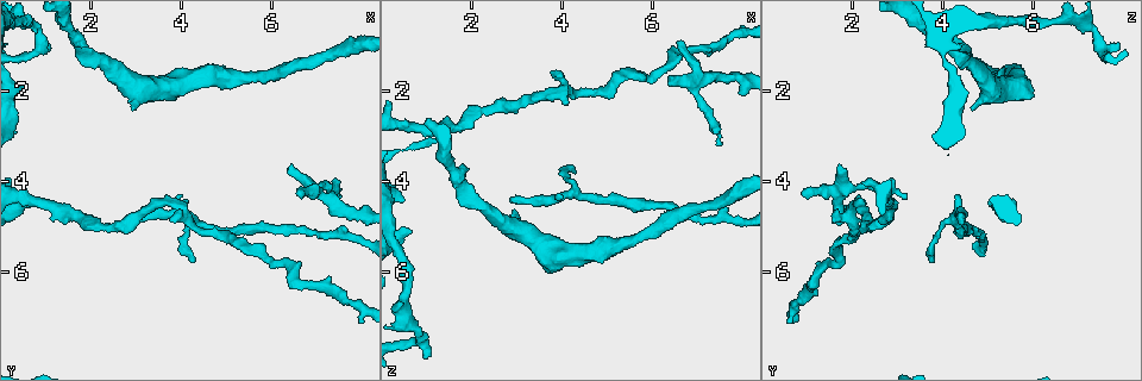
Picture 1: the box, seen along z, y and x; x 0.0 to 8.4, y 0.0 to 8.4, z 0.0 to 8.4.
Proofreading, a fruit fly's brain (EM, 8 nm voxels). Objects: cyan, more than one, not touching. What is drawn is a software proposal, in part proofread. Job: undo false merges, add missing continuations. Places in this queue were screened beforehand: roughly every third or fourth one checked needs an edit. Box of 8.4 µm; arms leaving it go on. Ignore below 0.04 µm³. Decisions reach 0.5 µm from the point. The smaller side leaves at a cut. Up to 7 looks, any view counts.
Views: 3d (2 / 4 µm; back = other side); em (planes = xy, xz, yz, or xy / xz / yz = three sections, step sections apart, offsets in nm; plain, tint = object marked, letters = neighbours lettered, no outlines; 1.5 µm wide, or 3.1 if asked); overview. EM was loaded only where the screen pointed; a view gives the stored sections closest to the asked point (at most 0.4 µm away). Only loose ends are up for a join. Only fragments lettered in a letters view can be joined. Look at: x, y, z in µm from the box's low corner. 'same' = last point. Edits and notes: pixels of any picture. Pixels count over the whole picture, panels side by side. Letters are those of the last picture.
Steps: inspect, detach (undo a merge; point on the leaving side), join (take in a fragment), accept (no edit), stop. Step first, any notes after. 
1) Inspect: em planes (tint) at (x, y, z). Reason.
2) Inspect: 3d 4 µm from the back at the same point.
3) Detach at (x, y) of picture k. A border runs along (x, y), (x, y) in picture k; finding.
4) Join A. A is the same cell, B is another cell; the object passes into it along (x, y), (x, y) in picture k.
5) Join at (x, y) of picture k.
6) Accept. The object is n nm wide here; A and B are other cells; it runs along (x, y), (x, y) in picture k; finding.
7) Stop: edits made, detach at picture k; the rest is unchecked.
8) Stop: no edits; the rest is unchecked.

Inspect: 3d 4 µm at (4.35, 5.80, 3.75). Free end.

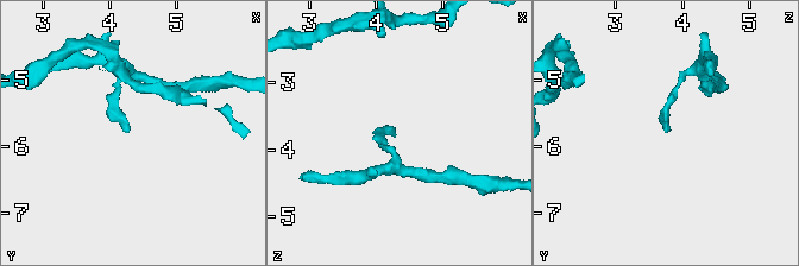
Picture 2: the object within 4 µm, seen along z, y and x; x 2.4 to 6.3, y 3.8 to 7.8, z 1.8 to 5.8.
Inspect: em planes (tint) at (4.30, 5.80, 3.75).

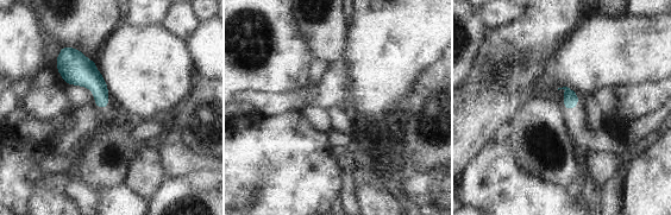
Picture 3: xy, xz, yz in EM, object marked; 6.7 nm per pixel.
Inspect: em planes (letters) at the same point. See the neighbours.

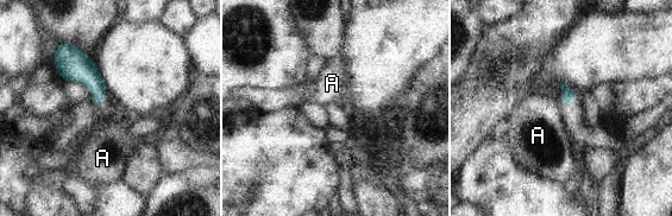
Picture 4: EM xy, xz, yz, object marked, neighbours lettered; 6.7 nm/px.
Accept. The longest contact is with A, 100 nm; A is another cell; no lettered fragment goes on from it.

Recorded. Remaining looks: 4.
Inspect: em xz step 4 (letters) at (6.40, 3.65, 1.75). An open end.

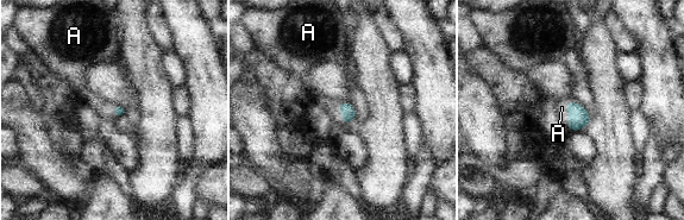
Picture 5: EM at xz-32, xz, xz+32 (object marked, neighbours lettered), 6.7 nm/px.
Inspect: em planes (letters) at the same point.

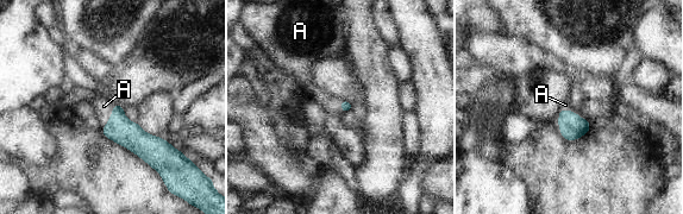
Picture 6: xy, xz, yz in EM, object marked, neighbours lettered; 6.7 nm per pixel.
Join A. A is the same cell; the object passes into it along (119, 128), (111, 114), (104, 106) in picture 6; the cell continues.

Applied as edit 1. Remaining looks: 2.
Stop: edits made, join at picture 6; the rest is unchecked.

